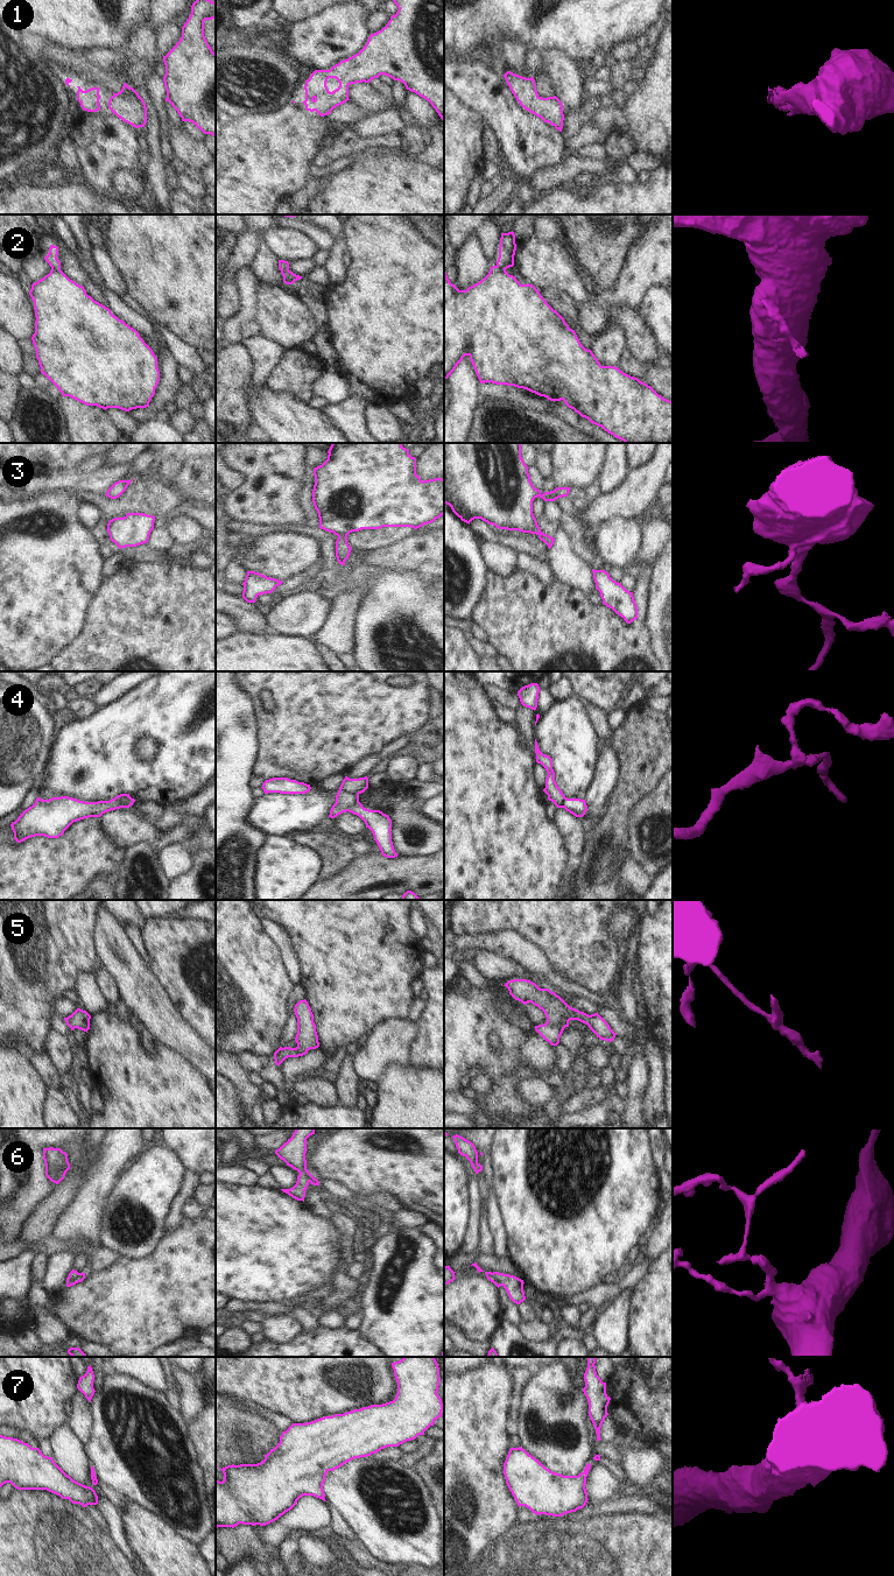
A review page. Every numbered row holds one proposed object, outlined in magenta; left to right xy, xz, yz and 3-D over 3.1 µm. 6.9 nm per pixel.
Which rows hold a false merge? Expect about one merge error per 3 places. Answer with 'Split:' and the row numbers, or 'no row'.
Split: 2, 4

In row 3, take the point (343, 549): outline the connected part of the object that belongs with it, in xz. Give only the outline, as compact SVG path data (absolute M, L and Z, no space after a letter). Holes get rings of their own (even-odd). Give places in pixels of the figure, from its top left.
M332 443L328 451L328 459L314 469L315 485L312 490L312 502L319 518L319 528L338 536L336 541L336 557L339 564L345 565L352 548L347 543L347 535L361 529L380 529L382 527L411 527L417 529L427 523L434 522L444 514L444 479L435 478L421 480L416 474L416 458L409 455L409 450L402 443Z

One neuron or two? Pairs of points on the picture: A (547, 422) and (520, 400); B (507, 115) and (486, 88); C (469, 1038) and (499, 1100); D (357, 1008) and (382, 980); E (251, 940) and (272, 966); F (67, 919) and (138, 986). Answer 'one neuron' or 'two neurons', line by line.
A: two neurons
B: one neuron
C: one neuron
D: one neuron
E: one neuron
F: two neurons

